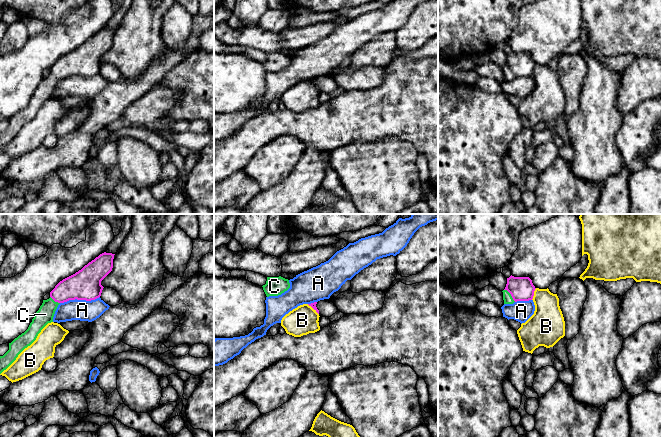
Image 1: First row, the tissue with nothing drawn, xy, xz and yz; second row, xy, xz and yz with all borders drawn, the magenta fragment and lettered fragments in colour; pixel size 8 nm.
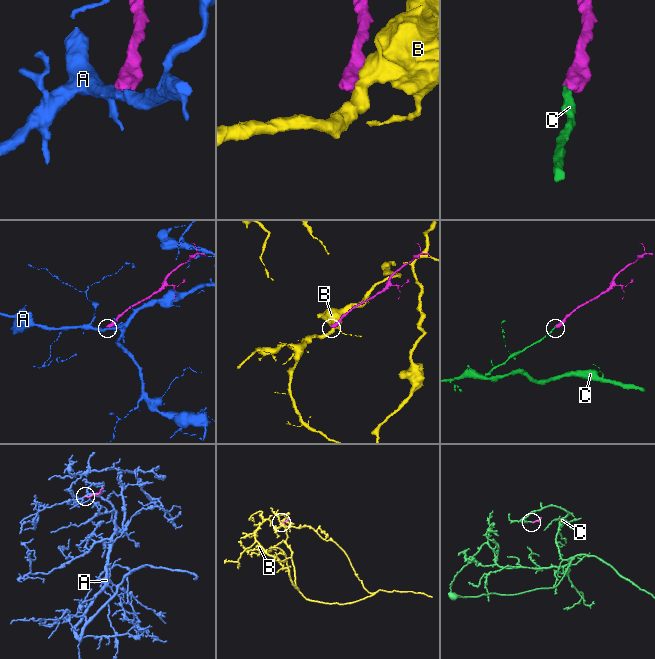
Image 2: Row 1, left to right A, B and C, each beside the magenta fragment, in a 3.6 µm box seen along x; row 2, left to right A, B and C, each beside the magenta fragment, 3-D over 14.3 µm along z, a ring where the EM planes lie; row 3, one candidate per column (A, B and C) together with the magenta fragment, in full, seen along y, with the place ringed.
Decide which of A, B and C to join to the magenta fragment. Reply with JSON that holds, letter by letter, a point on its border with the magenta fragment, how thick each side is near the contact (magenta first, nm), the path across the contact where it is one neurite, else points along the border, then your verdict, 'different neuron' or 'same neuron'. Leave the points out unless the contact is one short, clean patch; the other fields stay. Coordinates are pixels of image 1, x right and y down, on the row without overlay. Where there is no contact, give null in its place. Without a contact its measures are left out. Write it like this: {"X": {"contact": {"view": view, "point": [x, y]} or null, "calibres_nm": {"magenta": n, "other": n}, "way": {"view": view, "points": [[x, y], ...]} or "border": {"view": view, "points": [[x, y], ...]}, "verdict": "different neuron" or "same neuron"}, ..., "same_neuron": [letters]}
{"A": {"contact": {"view": "xy", "point": [79, 75]}, "calibres_nm": {"magenta": 240, "other": 170}, "border": {"view": "xy", "points": [[99, 72], [90, 76], [69, 75], [60, 79]]}, "verdict": "different neuron"}, "B": {"contact": {"view": "yz", "point": [533, 70]}, "calibres_nm": {"magenta": 190, "other": 260}, "verdict": "different neuron"}, "C": {"contact": {"view": "yz", "point": [511, 71]}, "calibres_nm": {"magenta": 190, "other": 70}, "way": {"view": "yz", "points": [[521, 64], [518, 64], [511, 71], [507, 73]]}, "verdict": "same neuron"}, "same_neuron": ["C"]}

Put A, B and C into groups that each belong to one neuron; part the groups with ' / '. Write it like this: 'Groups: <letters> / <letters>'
Groups: A / B / C

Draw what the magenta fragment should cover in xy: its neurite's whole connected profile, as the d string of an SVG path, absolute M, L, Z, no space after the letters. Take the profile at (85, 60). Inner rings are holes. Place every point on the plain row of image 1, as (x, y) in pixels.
M102 29L75 50L60 57L50 68L50 74L43 76L28 105L9 119L9 126L0 132L0 150L6 146L18 131L37 114L41 106L53 98L60 79L69 76L91 77L101 72L101 57L112 47L114 31Z

